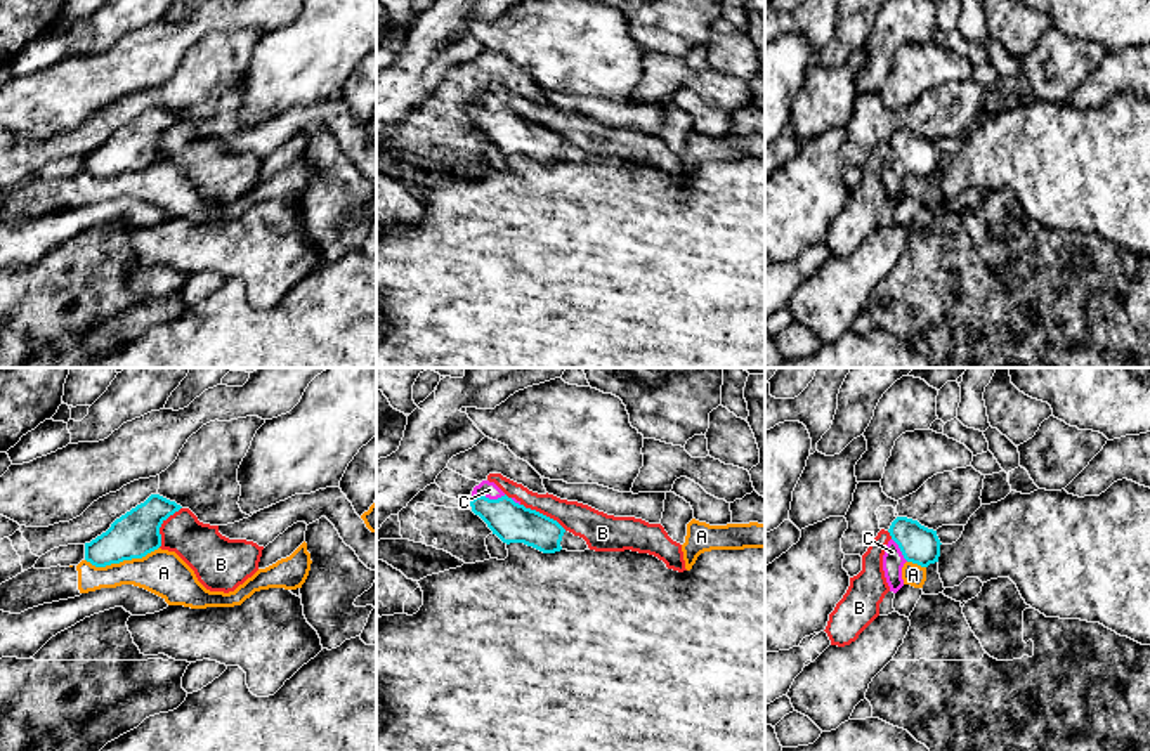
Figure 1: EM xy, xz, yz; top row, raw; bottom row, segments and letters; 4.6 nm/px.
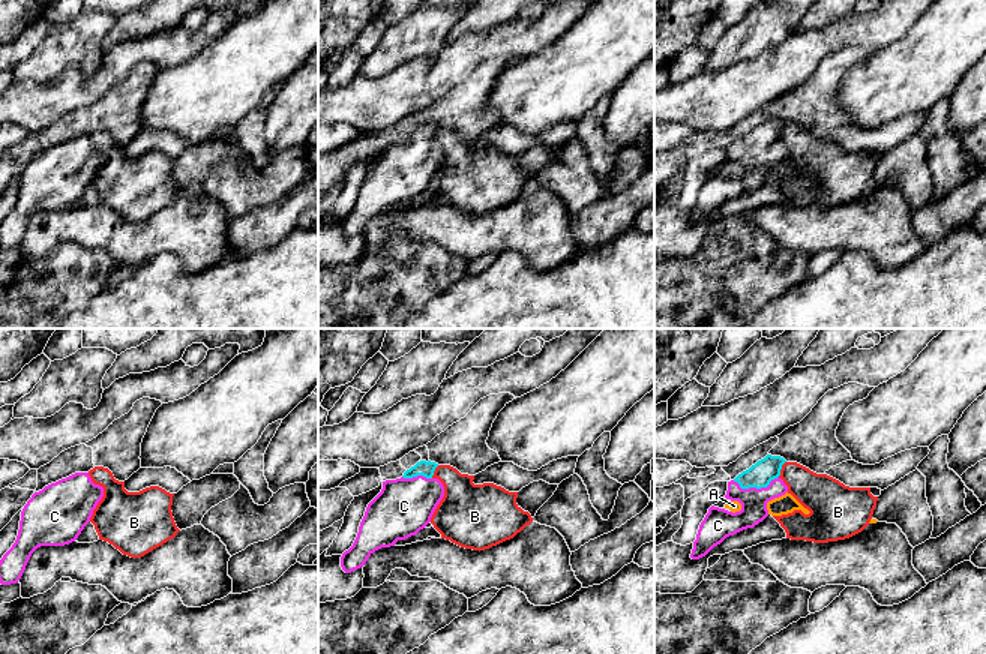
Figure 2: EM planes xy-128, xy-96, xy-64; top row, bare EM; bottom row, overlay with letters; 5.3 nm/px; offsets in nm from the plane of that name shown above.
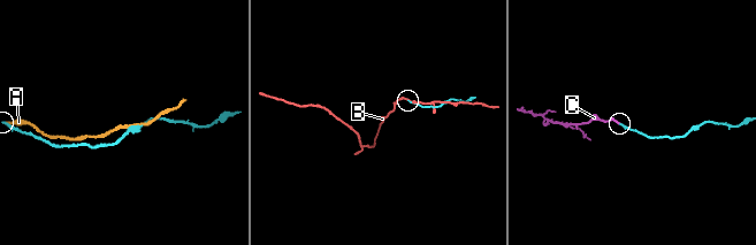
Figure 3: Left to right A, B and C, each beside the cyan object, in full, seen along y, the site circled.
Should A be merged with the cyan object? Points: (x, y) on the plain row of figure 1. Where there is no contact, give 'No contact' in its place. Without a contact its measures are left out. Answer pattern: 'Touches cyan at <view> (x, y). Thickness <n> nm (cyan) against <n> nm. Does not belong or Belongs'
Touches cyan at xy (122, 172). Thickness 220 nm (cyan) against 220 nm. Does not belong

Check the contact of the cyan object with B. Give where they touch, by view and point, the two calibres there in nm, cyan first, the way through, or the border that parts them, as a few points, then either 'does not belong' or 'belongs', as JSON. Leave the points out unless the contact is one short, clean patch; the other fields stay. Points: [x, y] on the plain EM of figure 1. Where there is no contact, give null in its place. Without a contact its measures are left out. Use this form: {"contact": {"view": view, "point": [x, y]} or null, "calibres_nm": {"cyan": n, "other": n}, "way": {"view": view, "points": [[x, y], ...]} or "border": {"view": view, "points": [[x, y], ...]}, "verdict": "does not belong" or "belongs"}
{"contact": {"view": "xy", "point": [160, 137]}, "calibres_nm": {"cyan": 220, "other": 220}, "verdict": "does not belong"}

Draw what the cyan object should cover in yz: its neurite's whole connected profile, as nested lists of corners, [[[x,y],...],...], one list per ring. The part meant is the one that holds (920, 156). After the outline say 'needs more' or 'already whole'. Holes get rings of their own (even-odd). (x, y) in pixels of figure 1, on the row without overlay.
[[[897,128],[888,144],[892,151],[885,160],[883,182],[890,203],[897,205],[904,198],[904,175],[912,173],[921,179],[928,179],[930,175],[938,173],[942,154],[937,142],[907,128]]] | needs more

